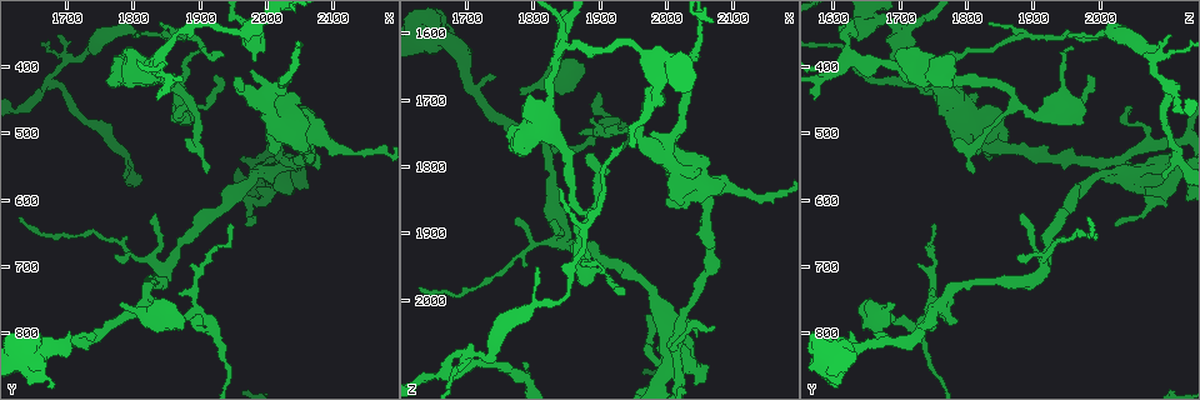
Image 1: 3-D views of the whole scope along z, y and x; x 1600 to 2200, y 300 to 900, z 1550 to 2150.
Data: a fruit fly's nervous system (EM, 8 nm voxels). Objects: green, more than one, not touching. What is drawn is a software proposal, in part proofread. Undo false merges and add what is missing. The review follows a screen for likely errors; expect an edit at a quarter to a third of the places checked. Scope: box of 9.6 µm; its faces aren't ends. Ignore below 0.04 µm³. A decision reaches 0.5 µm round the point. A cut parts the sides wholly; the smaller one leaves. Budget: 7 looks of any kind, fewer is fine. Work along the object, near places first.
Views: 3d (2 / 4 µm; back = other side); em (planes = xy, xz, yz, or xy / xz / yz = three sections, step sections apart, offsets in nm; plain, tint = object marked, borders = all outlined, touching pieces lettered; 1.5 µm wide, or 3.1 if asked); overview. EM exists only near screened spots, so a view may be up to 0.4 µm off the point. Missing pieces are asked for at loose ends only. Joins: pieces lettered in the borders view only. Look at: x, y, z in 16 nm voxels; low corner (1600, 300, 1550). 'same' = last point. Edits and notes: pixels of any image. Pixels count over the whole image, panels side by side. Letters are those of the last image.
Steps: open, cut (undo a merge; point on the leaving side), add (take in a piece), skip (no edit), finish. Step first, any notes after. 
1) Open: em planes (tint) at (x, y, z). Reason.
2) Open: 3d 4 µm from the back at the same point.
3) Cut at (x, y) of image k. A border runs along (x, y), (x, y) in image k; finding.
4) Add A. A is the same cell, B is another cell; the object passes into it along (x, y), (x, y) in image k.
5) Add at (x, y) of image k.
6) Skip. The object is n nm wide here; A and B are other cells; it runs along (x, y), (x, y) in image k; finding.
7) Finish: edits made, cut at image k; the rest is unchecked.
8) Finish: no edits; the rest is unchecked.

Open: em planes (plain) at (1875, 775, 1655). Stops while still wide.

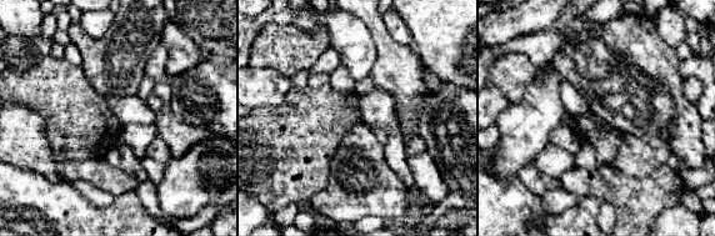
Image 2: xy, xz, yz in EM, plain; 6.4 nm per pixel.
Open: em planes (borders) at the same point. What lies round it.

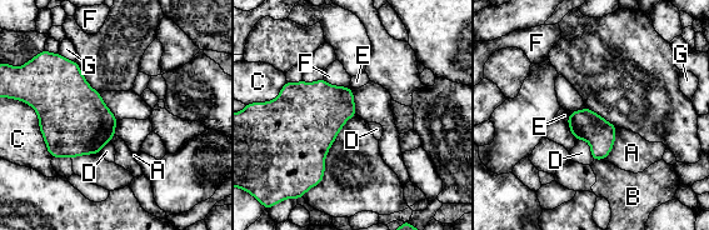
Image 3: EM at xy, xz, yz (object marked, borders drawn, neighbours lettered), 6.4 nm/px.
Skip. The longest contact is with C, 380 nm; A, B, C, D, E, F and G are other cells; a border runs along (577, 139), (589, 144), (593, 160) in image 3; no lettered piece goes on from it.

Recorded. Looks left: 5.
Open: em xy step 8 (tint) at (2045, 505, 1820).

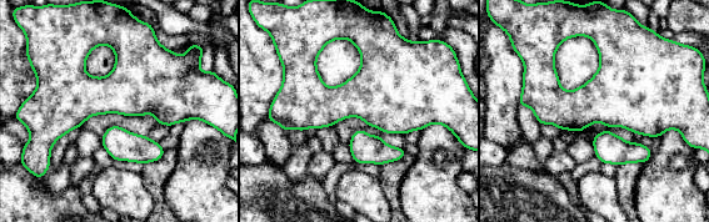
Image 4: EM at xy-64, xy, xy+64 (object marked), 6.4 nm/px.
Open: em planes (borders) at the same point. Another direction.

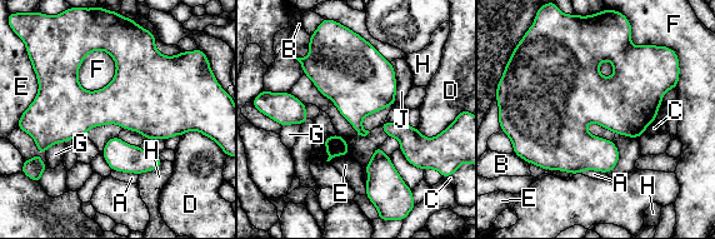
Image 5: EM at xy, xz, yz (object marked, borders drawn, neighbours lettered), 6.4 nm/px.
Skip. The object is 180 nm wide here; A, B, C, D, E, F, G, H and J are other cells; continuous, no second neuron.

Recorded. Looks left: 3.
Open: 3d 2 µm at (1910, 555, 1810). Thin end.

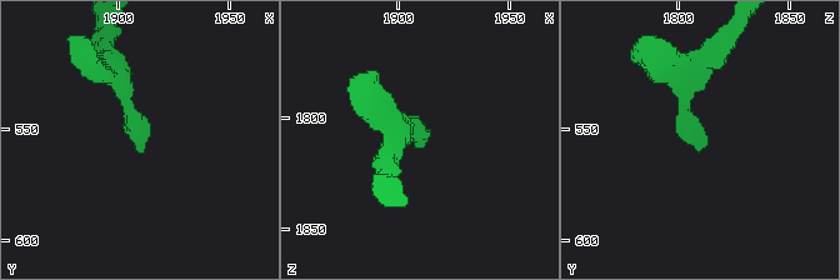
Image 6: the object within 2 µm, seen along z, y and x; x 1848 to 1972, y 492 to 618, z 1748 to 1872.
Open: em planes (borders) at (1913, 557, 1810). Shape alone is not enough.

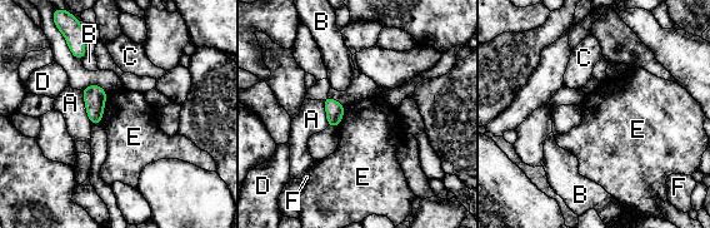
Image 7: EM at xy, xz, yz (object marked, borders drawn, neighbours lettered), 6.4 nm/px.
Skip. The longest contact is with A, 240 nm; A, B, C, D, E and F are other cells; a border runs along (106, 93), (100, 122) in image 7; none of them fits.

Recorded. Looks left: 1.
Finish: no edits; the rest is unchecked.

